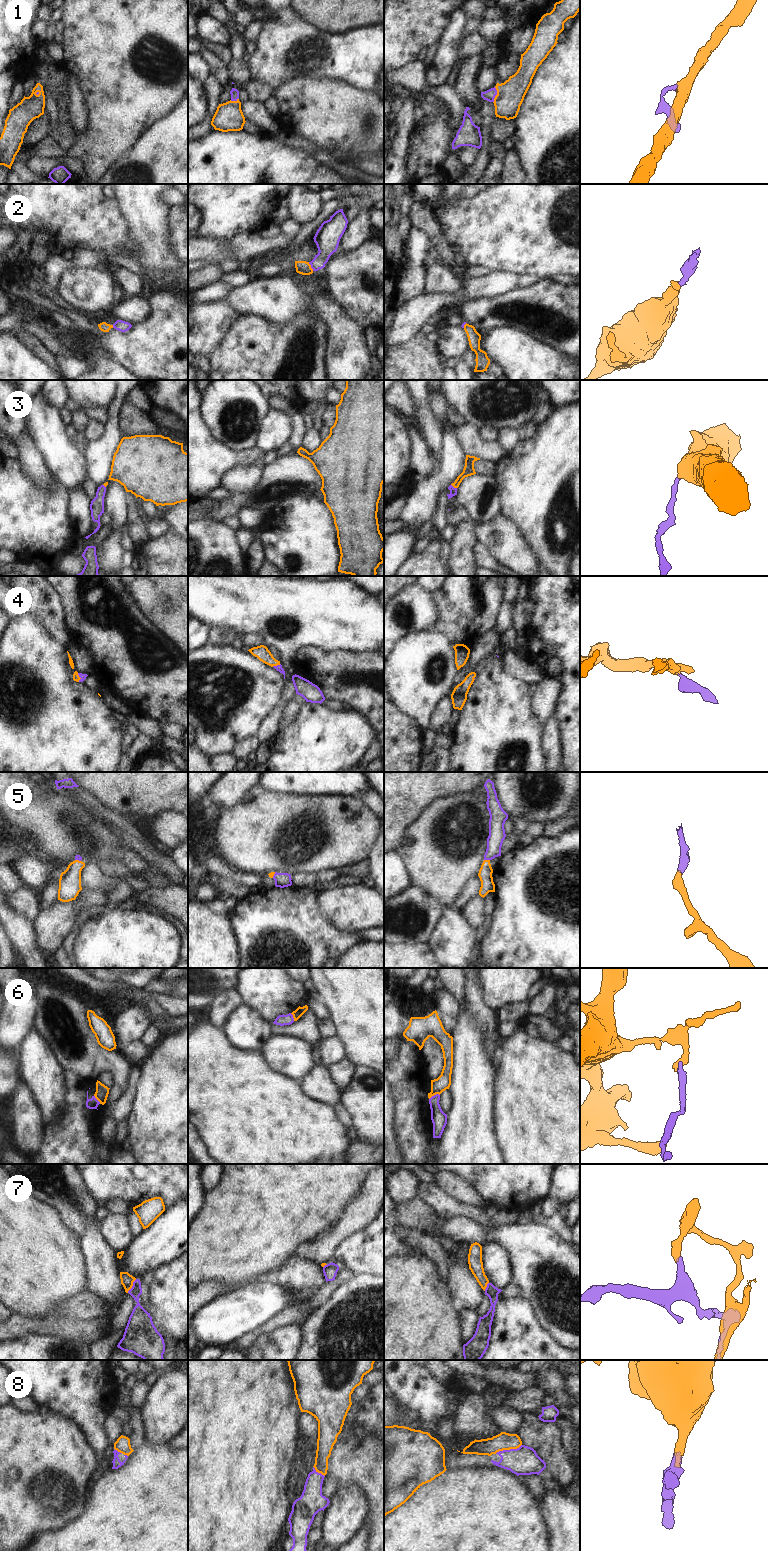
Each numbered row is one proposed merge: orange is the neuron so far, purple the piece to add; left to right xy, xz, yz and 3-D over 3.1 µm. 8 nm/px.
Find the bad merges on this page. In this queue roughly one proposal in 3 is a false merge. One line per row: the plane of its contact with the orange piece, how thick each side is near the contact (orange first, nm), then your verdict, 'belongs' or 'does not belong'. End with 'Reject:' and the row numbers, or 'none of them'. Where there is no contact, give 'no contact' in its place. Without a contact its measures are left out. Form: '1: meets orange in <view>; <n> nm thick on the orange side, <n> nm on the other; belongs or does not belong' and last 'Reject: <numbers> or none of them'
1: meets orange in yz; 220 nm thick on the orange side, 90 nm on the other; belongs
2: meets orange in xz; 110 nm thick on the orange side, 190 nm on the other; does not belong
3: meets orange in yz; 90 nm thick on the orange side, 60 nm on the other; belongs
4: meets orange in xz; 110 nm thick on the orange side, 50 nm on the other; belongs
5: meets orange in yz; 110 nm thick on the orange side, 130 nm on the other; belongs
6: meets orange in yz; 120 nm thick on the orange side, 130 nm on the other; does not belong
7: meets orange in xy; 100 nm thick on the orange side, 140 nm on the other; does not belong
8: meets orange in yz; 140 nm thick on the orange side, 220 nm on the other; does not belong
Reject: 2, 6, 7, 8

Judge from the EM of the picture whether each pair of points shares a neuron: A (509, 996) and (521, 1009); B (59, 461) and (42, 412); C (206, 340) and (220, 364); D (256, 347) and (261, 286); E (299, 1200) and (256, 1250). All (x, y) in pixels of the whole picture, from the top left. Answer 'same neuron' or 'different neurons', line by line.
A: different neurons
B: same neuron
C: different neurons
D: different neurons
E: same neuron

